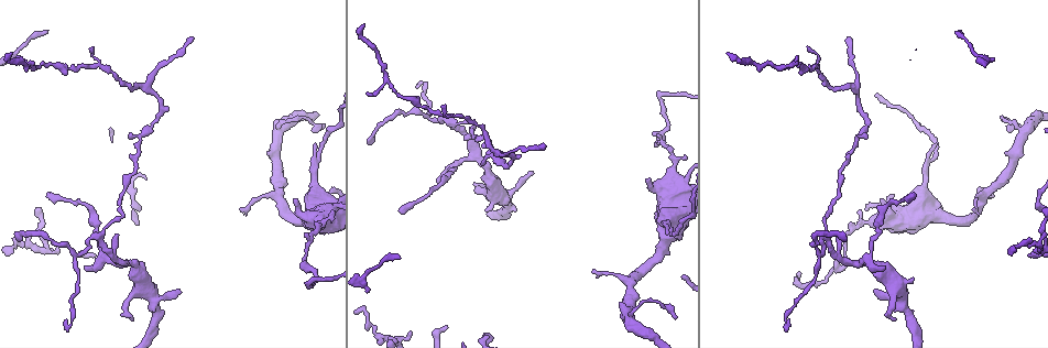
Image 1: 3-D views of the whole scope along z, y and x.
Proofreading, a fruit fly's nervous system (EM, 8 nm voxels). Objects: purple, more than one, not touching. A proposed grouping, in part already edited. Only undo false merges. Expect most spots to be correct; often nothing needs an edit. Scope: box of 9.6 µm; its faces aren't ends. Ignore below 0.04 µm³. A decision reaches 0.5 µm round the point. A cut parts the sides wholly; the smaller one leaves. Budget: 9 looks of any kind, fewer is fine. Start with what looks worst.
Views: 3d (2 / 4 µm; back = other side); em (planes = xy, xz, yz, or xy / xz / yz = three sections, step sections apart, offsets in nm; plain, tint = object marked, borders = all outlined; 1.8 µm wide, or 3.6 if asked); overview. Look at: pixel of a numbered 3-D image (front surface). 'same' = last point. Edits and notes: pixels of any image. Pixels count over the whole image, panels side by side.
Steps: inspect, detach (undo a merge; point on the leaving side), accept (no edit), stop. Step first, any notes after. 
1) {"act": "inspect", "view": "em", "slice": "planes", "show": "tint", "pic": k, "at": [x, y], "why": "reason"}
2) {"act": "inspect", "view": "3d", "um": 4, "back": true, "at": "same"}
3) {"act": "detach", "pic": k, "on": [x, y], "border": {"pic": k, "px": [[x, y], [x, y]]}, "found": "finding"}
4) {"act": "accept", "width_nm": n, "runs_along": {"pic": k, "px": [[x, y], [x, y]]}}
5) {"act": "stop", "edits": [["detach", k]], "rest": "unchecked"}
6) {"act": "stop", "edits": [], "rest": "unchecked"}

{"act": "inspect", "view": "3d", "um": 4, "pic": 1, "at": [655, 145], "why": "abrupt turn"}

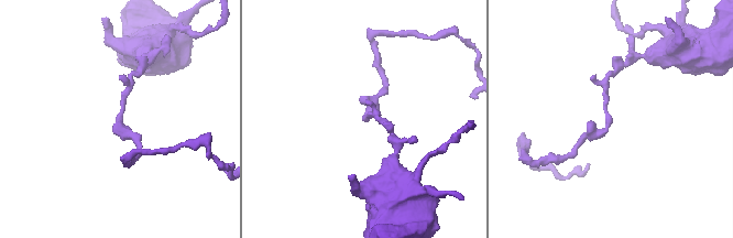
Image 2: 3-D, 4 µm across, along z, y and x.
{"act": "inspect", "view": "em", "slice": "yz", "step": 16, "show": "tint", "pic": 2, "at": [609, 126]}

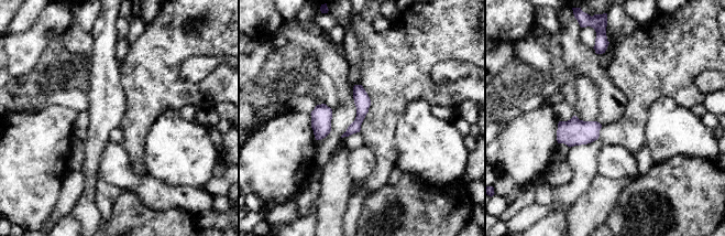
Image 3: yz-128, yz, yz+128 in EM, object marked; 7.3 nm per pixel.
{"act": "accept", "width_nm": 20, "found": "continuous, no second cell"}

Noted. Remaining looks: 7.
{"act": "inspect", "view": "3d", "um": 4, "back": true, "pic": 1, "at": [894, 218]}

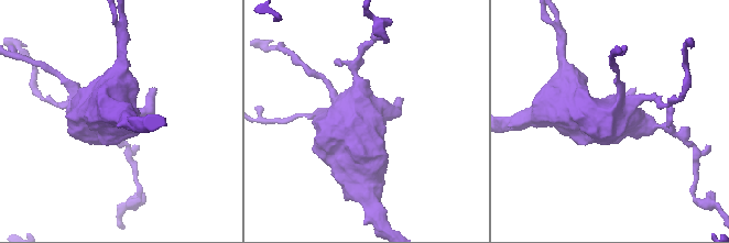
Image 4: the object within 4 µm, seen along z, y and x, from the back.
{"act": "inspect", "view": "em", "um": 3.6, "slice": "planes", "show": "tint", "pic": 4, "at": [350, 120]}

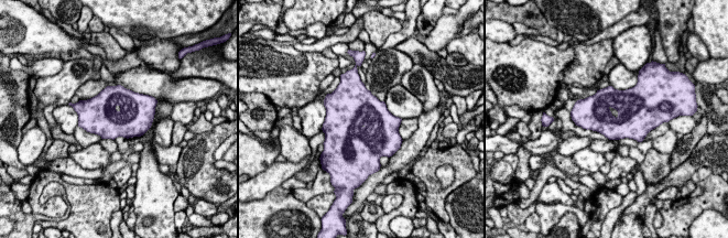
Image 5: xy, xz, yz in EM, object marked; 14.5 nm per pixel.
{"act": "accept", "found": "all the same cell"}

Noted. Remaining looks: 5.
{"act": "inspect", "view": "em", "um": 3.6, "slice": "planes", "show": "tint", "pic": 1, "at": [817, 256], "why": "sharp bend"}

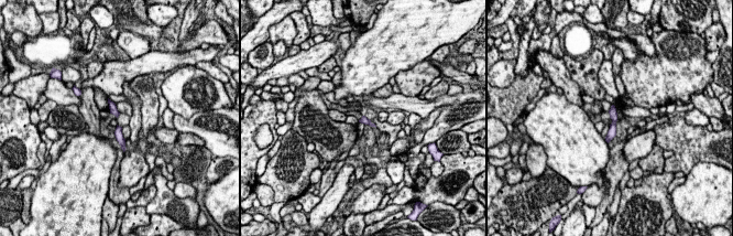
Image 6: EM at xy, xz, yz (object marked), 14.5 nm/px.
{"act": "accept", "width_nm": 100, "runs_along": {"pic": 6, "px": [[613, 109], [613, 128], [608, 139]]}, "found": "one cell here"}

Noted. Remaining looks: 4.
{"act": "inspect", "view": "em", "slice": "yz", "step": 8, "show": "plain", "pic": 1, "at": [128, 263], "why": "three-way junction"}

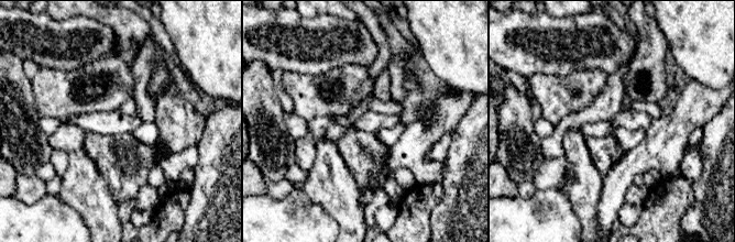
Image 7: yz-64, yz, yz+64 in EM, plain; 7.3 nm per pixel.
{"act": "inspect", "view": "em", "slice": "yz", "step": 8, "show": "tint", "at": "same", "why": "with the object marked"}

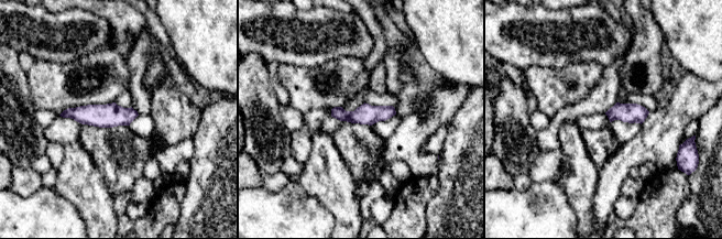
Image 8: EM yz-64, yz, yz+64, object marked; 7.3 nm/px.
{"act": "accept", "width_nm": 140, "found": "one cell here"}

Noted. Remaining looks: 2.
{"act": "stop", "edits": [], "rest": "unchecked"}

